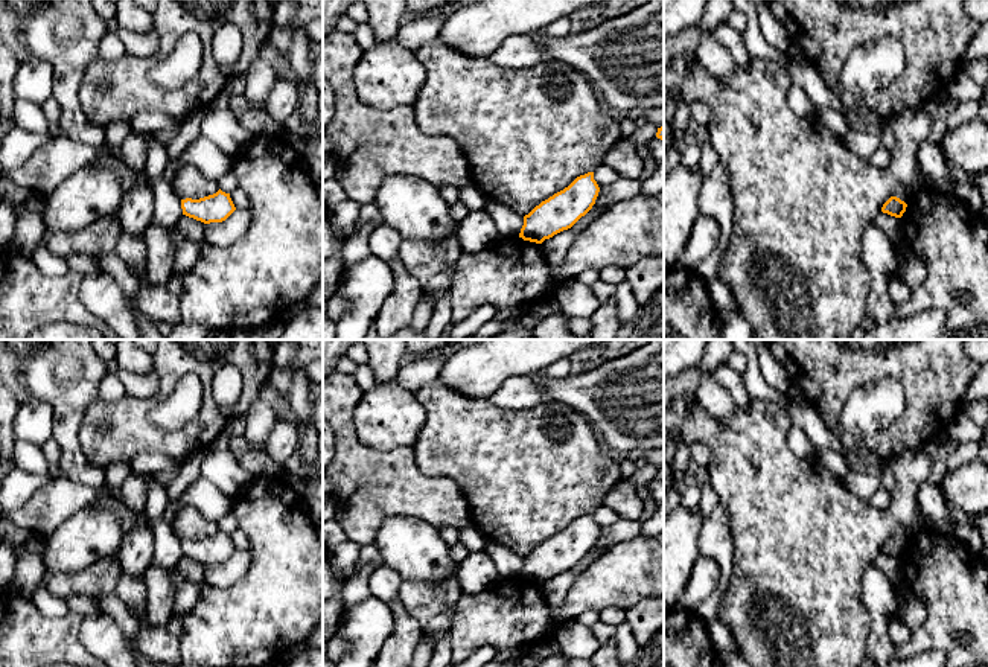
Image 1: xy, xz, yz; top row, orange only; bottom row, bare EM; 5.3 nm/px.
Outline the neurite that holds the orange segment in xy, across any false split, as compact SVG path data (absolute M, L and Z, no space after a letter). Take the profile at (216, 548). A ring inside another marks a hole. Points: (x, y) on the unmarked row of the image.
M221 530L216 535L199 541L181 541L181 550L183 556L204 565L222 563L236 551L230 535L225 535Z

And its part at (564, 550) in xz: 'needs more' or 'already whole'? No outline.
already whole

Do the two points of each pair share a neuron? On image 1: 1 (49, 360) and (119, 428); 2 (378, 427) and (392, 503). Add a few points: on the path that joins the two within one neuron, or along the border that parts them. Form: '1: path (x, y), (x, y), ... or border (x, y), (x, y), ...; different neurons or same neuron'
1: border (98, 395), (87, 408), (78, 434); different neurons
2: border (353, 428), (372, 448), (392, 451), (411, 446); different neurons

